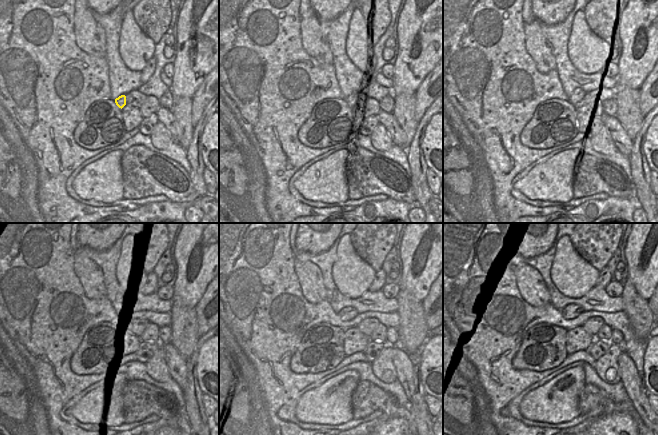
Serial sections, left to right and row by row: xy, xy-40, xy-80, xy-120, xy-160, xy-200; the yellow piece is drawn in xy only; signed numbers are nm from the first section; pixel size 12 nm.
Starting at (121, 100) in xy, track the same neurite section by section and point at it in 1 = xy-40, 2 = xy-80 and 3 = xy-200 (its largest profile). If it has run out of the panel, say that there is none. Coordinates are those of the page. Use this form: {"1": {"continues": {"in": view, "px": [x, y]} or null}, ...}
{"1": {"continues": {"in": "xy-40", "px": [350, 99]}}, "2": {"continues": {"in": "xy-80", "px": [578, 94]}}, "3": {"continues": {"in": "xy-200", "px": [572, 311]}}}

